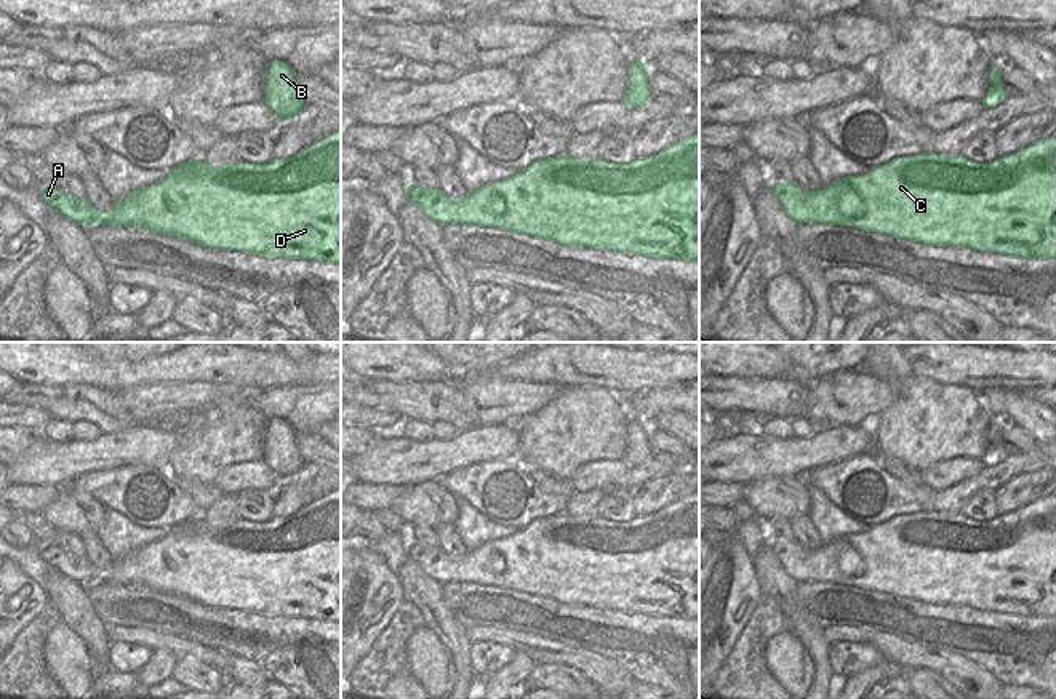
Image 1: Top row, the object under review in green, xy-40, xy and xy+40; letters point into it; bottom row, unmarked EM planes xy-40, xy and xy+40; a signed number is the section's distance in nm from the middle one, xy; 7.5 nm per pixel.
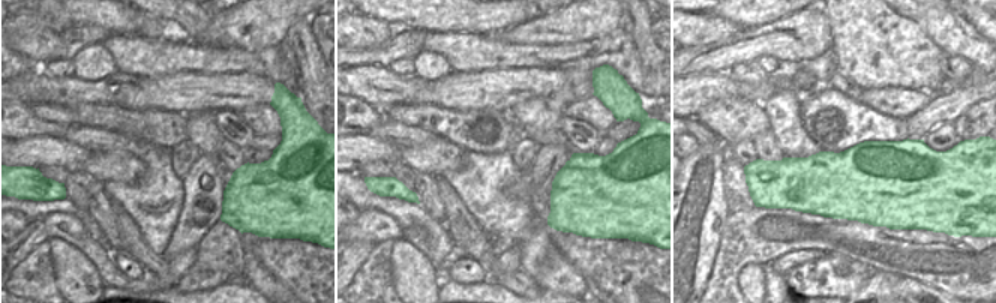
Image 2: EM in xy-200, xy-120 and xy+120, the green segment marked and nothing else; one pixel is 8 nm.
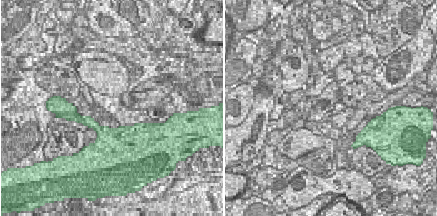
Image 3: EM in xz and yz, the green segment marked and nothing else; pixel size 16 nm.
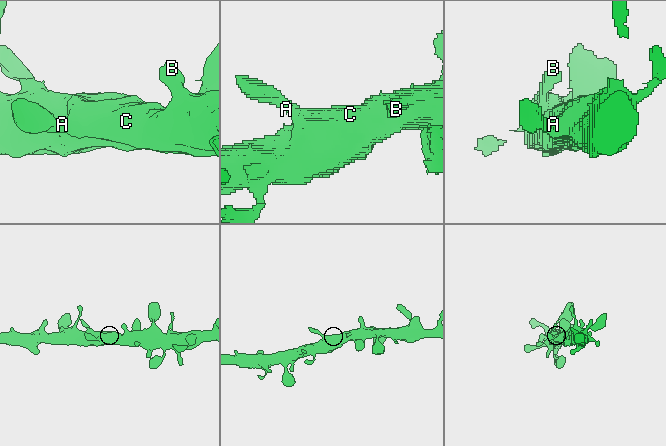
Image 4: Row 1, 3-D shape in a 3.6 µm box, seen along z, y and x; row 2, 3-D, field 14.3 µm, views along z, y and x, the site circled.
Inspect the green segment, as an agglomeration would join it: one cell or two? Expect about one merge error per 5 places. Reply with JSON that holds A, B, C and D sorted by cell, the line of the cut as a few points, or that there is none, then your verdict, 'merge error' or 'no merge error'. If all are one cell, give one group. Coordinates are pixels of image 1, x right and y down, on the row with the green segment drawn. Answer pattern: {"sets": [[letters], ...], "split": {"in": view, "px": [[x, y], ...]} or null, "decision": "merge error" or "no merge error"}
{"sets": [["A", "B", "C", "D"]], "split": null, "decision": "no merge error"}

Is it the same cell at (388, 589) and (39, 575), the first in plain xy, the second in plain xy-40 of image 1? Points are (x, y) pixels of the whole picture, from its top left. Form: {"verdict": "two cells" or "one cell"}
{"verdict": "two cells"}

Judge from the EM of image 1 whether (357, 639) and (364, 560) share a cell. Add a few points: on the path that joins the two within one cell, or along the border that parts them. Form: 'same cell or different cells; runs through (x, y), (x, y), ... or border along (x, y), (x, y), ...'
same cell; runs through (364, 619), (364, 603), (370, 592), (370, 579)

